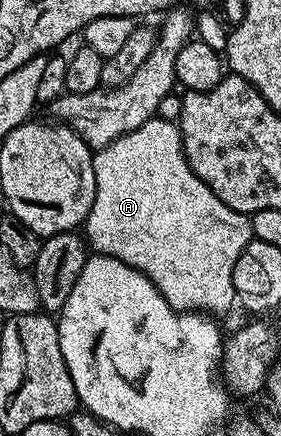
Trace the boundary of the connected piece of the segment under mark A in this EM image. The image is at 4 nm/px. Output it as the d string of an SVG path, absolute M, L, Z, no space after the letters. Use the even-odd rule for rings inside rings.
M159 118L136 126L108 146L93 153L96 174L96 198L84 225L84 239L95 253L111 256L140 270L164 294L164 302L178 312L218 314L236 304L233 271L236 260L248 246L251 217L233 212L188 166L182 132L175 121Z

